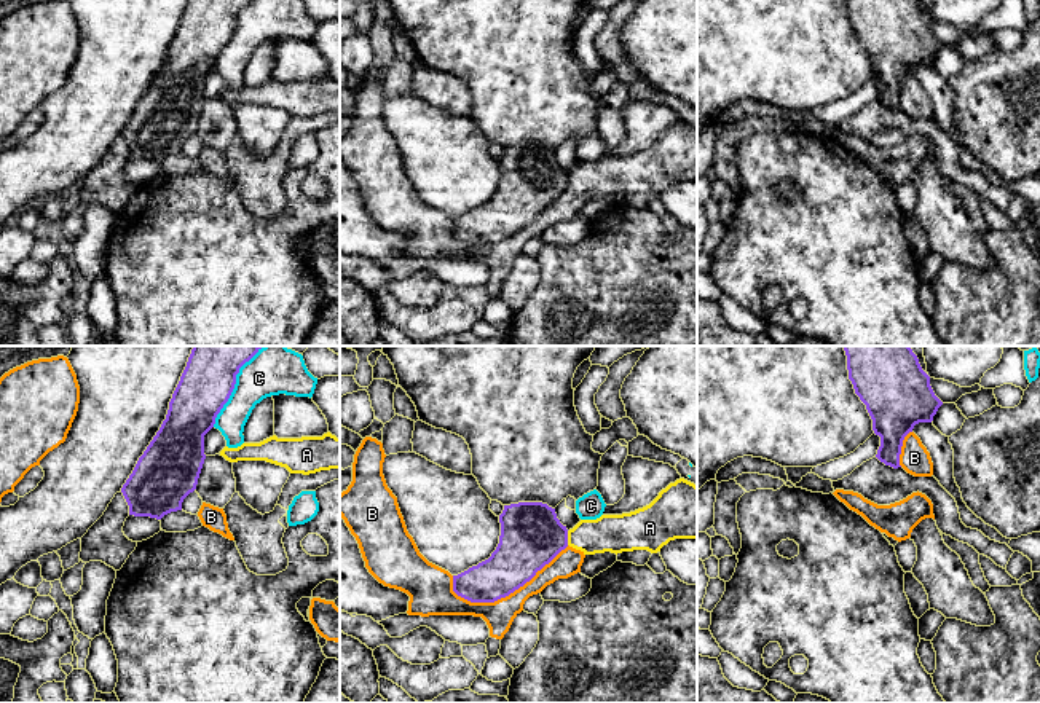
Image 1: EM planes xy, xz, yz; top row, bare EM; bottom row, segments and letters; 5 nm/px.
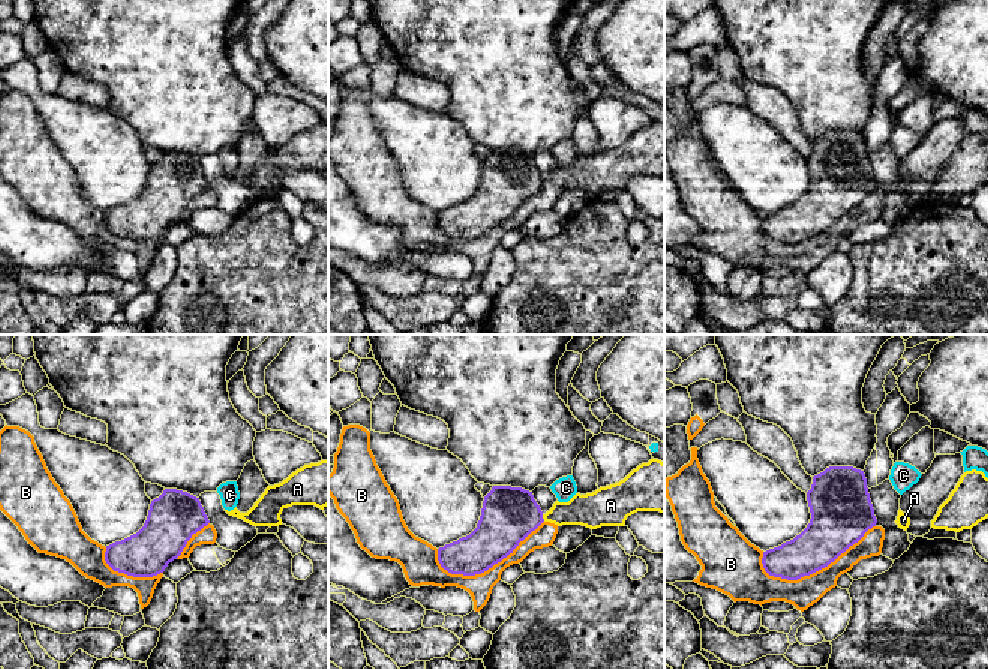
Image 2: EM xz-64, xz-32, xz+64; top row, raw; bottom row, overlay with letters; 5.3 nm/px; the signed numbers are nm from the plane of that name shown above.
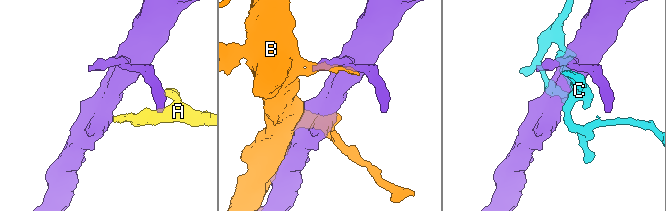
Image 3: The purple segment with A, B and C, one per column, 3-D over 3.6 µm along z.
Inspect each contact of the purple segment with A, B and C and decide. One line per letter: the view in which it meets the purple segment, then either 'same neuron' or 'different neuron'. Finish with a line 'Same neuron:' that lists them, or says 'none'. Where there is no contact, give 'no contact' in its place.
A: meets purple in xz; different neuron
B: meets purple in xz; different neuron
C: meets purple in xy; different neuron
Same neuron: none

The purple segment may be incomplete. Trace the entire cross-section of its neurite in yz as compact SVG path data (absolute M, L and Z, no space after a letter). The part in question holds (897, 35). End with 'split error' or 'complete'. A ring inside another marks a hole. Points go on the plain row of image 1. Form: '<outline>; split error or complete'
M847 0L849 22L866 48L873 73L880 80L876 100L900 108L904 80L919 65L932 65L943 45L917 0Z; complete

